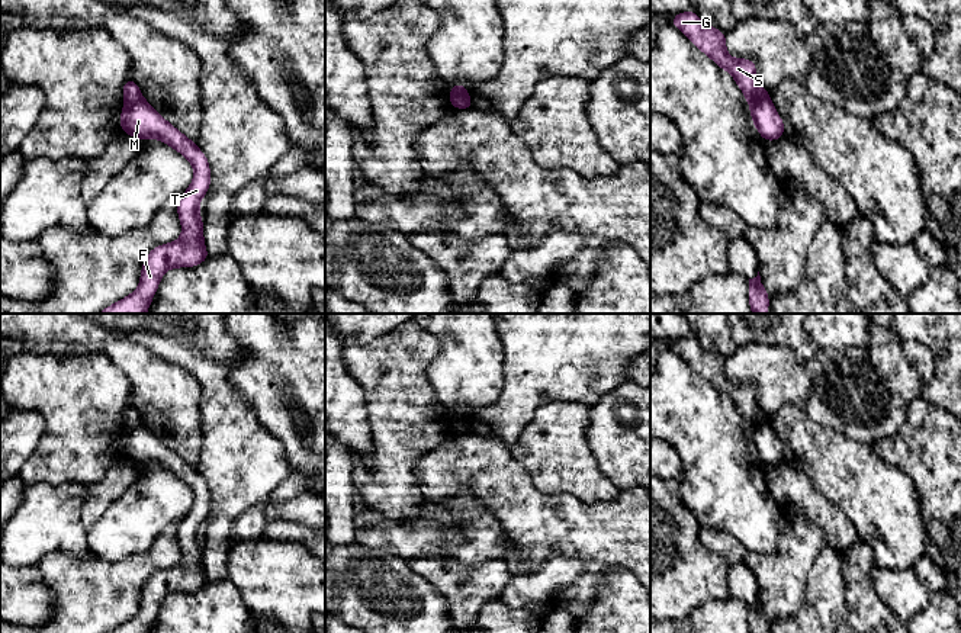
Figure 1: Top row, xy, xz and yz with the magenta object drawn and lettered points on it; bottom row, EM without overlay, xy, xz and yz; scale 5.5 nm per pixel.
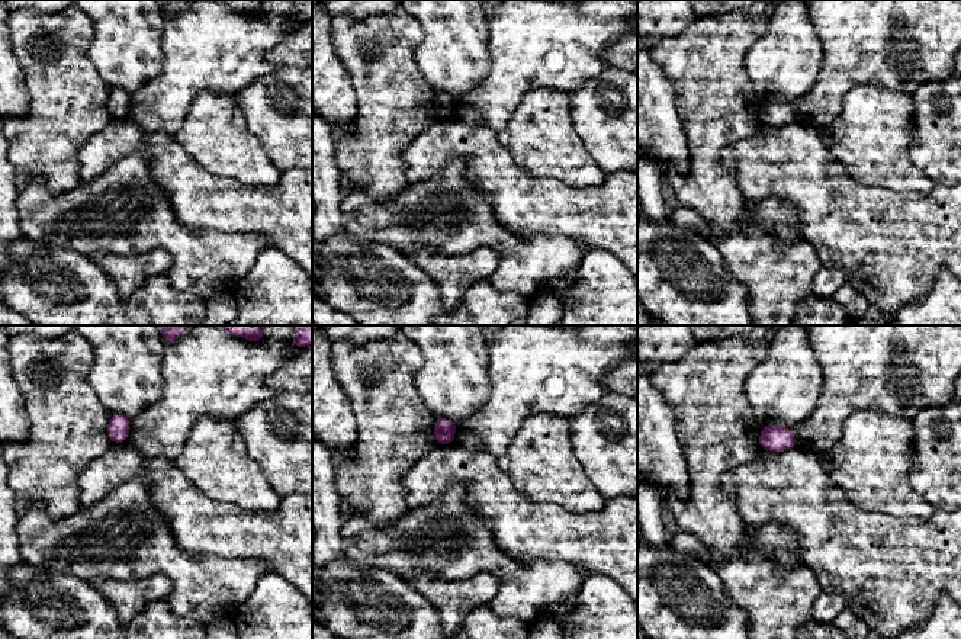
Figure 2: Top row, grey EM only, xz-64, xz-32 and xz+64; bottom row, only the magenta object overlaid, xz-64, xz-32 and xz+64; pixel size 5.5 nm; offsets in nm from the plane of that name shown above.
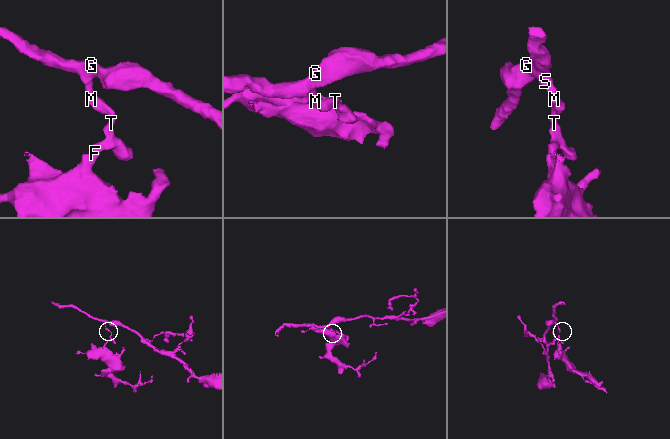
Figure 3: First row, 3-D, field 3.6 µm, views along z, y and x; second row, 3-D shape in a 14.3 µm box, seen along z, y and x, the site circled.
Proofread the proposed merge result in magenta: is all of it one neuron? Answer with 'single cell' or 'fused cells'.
fused cells

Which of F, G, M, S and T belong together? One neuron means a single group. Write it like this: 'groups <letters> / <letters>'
groups F M T / G S

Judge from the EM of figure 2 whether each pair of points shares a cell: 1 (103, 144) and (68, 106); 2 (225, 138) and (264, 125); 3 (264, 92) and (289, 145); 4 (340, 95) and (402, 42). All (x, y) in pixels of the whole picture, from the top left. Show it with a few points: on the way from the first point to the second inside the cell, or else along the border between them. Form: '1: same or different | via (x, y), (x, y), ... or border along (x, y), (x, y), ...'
1: different | border along (113, 119), (96, 132), (76, 157)
2: different | border along (237, 98), (247, 128), (259, 140), (269, 159)
3: same | via (277, 105), (289, 121), (289, 132)
4: different | border along (336, 54), (350, 76), (356, 98), (354, 118)

